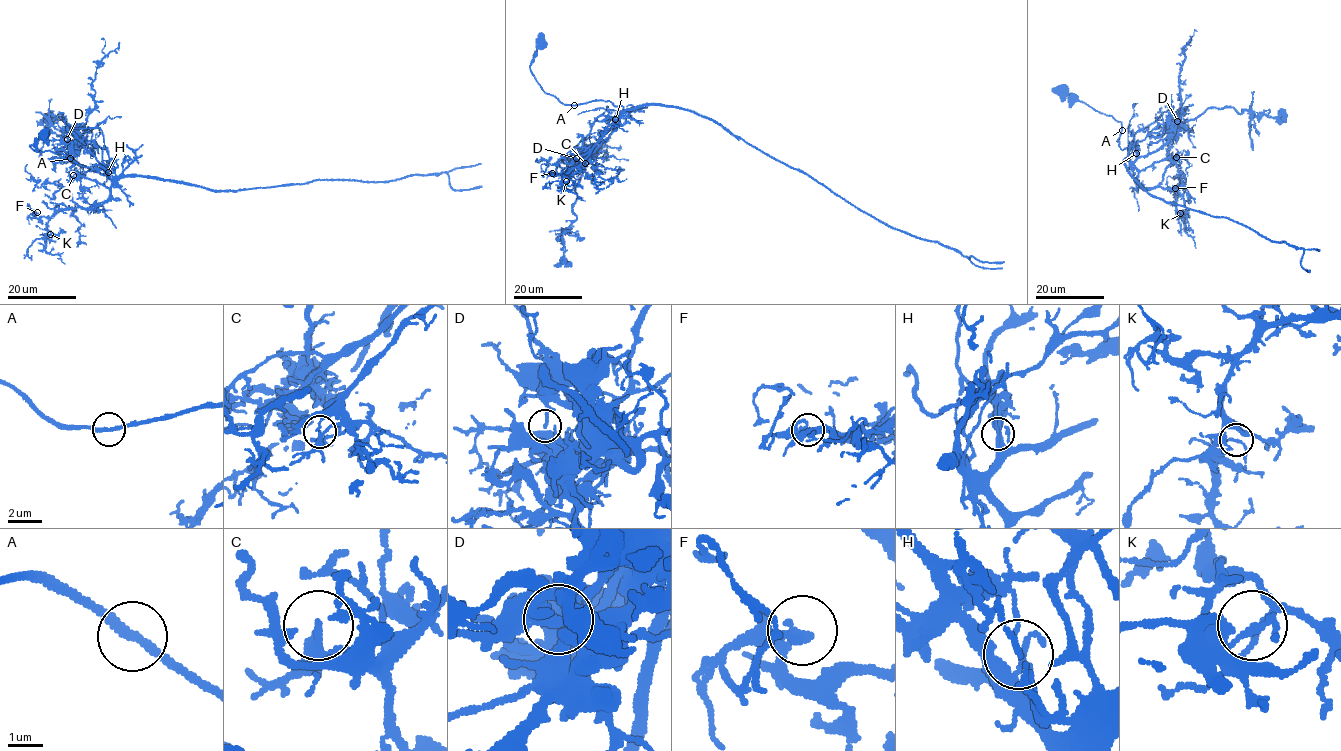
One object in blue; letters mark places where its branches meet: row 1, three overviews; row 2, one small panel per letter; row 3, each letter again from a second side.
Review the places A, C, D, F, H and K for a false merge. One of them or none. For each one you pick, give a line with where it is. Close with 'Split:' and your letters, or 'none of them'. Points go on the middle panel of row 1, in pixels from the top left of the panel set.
H: (615, 119)
Split: H

